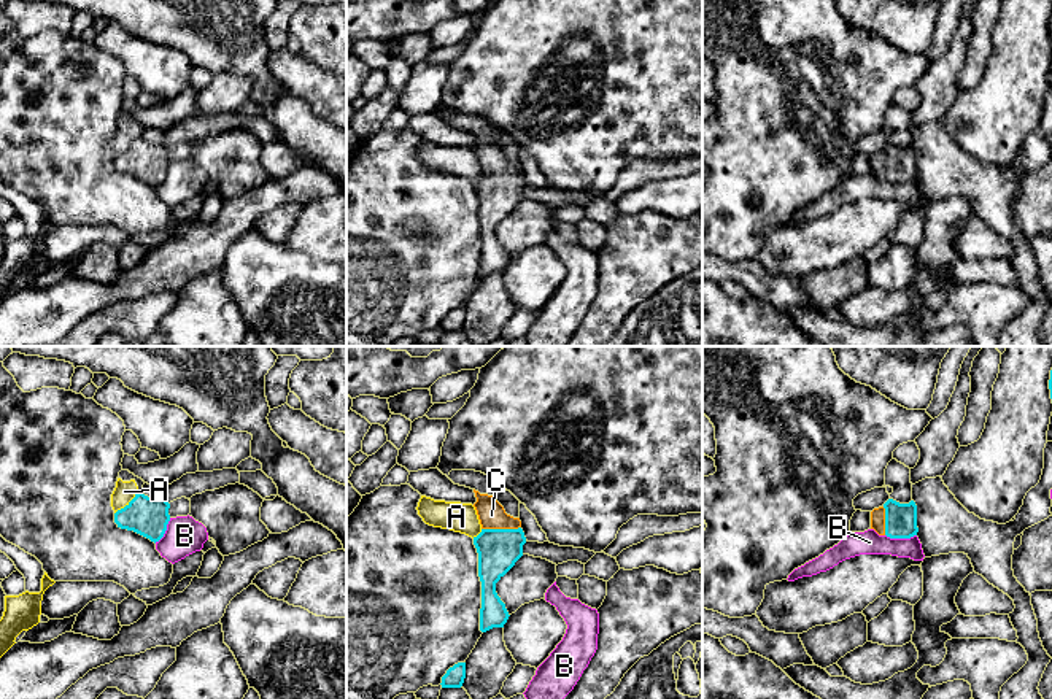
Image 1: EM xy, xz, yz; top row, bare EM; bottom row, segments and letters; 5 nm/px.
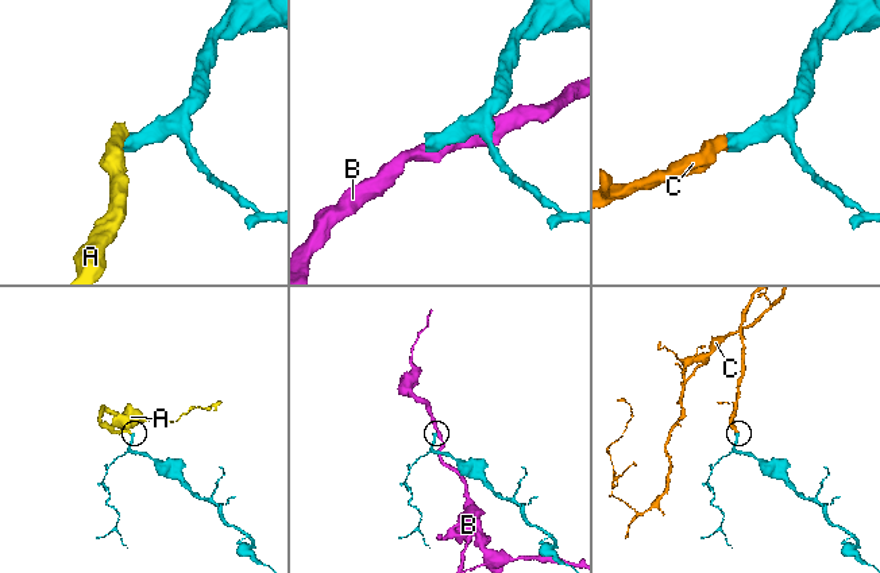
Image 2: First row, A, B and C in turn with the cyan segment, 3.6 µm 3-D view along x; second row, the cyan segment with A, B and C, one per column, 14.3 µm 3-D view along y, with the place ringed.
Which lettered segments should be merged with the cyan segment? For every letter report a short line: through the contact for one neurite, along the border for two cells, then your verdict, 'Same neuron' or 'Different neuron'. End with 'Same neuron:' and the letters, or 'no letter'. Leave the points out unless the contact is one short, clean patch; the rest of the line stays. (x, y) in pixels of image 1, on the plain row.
A: Line: xy (139, 137), (115, 158). Different neuron
B: Line: yz (885, 178), (890, 181), (916, 180). Different neuron
C: Same neuron
Same neuron: C

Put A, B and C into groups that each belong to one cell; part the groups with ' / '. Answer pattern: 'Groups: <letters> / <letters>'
Groups: A / B / C

